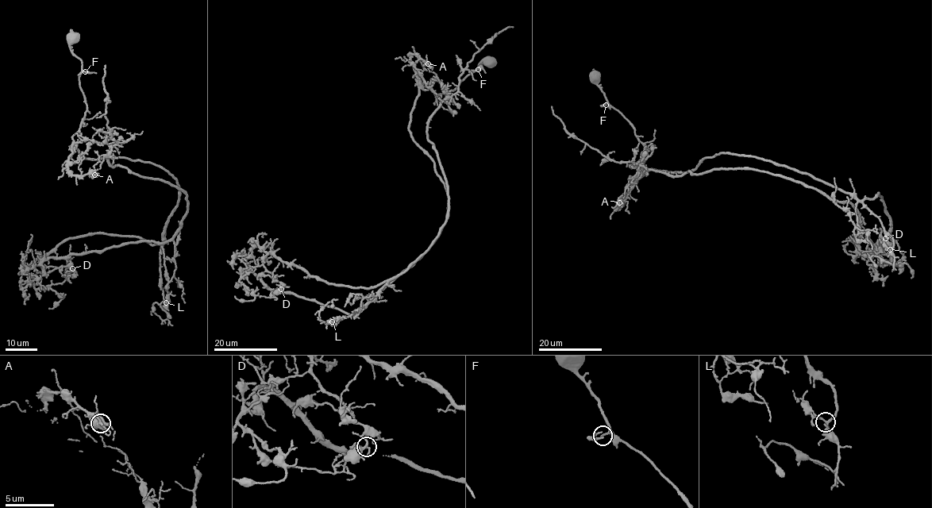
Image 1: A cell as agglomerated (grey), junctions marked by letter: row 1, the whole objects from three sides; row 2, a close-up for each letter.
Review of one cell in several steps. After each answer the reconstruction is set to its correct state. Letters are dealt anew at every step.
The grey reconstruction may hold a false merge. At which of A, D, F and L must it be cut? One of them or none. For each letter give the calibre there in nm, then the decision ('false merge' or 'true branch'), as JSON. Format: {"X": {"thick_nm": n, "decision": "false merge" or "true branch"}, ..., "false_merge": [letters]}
{"A": {"thick_nm": 130, "decision": "true branch"}, "D": {"thick_nm": 140, "decision": "false merge"}, "F": {"thick_nm": 170, "decision": "true branch"}, "L": {"thick_nm": 220, "decision": "true branch"}, "false_merge": ["D"]}

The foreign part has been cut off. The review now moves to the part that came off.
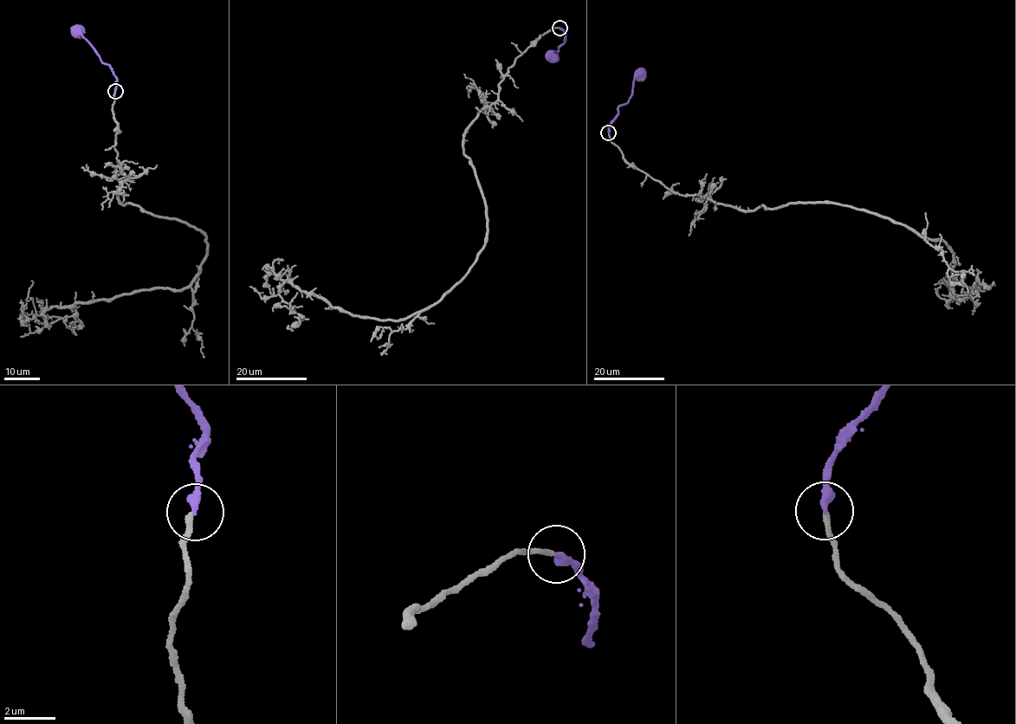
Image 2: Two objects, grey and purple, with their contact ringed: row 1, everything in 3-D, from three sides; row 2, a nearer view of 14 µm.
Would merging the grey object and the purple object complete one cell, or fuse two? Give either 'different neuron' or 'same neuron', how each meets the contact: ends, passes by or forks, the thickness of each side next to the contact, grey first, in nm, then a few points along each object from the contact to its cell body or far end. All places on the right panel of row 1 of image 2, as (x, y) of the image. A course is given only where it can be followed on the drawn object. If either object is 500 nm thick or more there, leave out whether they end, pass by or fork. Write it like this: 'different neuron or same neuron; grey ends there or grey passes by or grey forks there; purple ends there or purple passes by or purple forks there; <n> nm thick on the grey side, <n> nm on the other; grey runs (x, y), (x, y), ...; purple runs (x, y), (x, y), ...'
same neuron; grey ends there; purple ends there; 200 nm thick on the grey side, 320 nm on the other; grey runs (609, 132), (675, 192), (740, 210), (864, 210), (947, 243), (961, 299), (990, 285); purple runs (608, 132), (608, 126), (616, 118), (618, 107), (628, 100), (634, 78), (640, 76)

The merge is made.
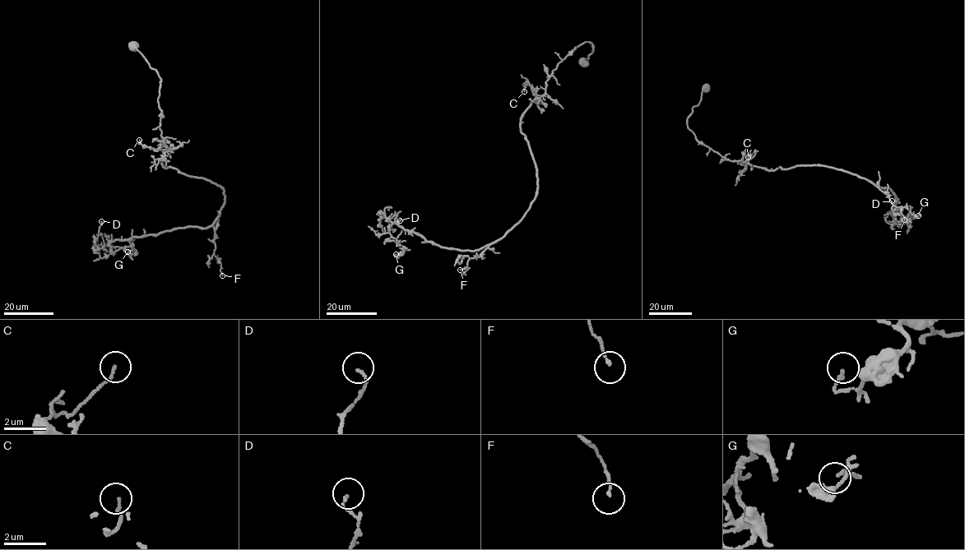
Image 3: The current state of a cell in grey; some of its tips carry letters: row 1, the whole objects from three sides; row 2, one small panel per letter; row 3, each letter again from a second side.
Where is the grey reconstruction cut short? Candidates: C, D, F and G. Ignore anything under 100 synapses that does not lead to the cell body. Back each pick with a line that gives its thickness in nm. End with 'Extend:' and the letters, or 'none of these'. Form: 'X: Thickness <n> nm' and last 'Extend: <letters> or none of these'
Extend: none of these

